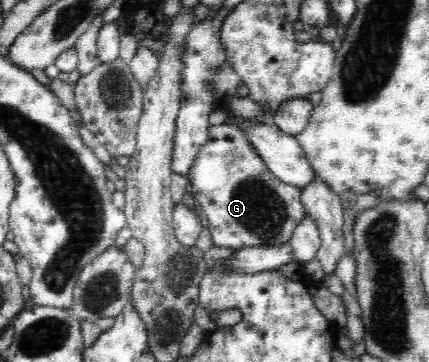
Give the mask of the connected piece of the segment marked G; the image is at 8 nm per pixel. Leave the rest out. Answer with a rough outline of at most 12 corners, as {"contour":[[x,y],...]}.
{"contour":[[236,124],[188,179],[214,246],[288,244],[307,213]]}

